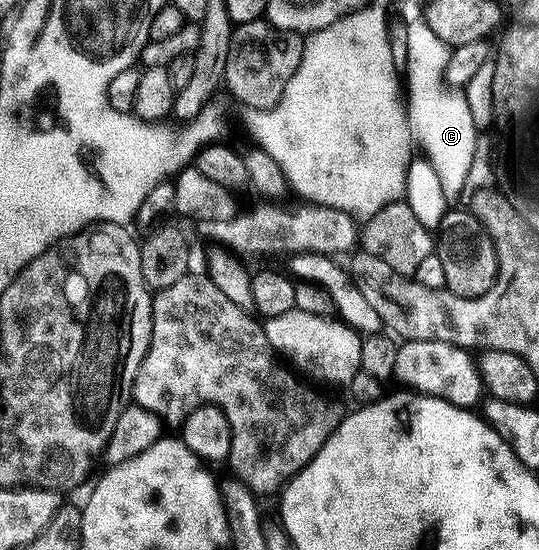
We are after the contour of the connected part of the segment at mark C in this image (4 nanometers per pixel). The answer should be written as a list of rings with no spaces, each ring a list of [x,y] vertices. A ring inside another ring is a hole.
[[[421,21],[421,51],[411,58],[411,73],[405,76],[405,83],[413,98],[414,108],[423,111],[421,140],[425,148],[424,155],[429,159],[442,183],[446,203],[460,201],[463,183],[473,161],[476,138],[479,129],[474,124],[471,110],[468,109],[464,93],[444,87],[444,72],[449,61],[450,47],[435,32]]]

